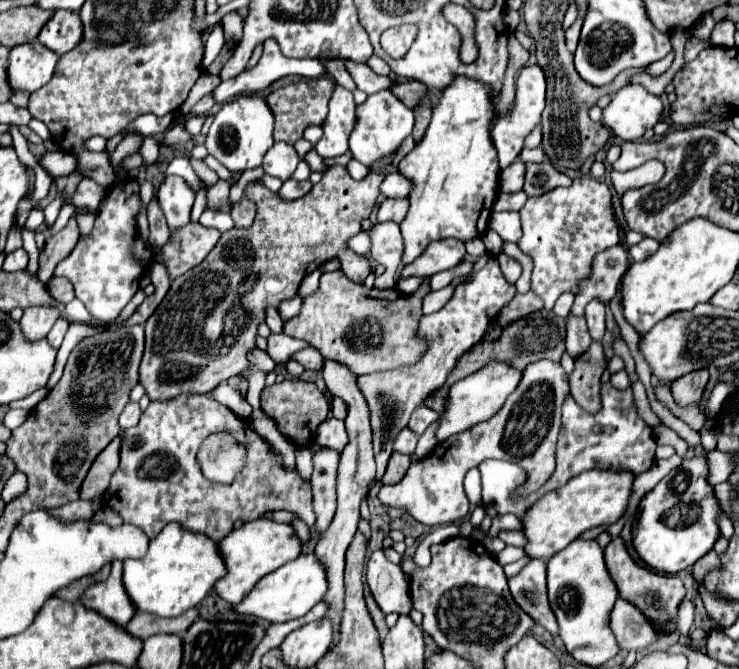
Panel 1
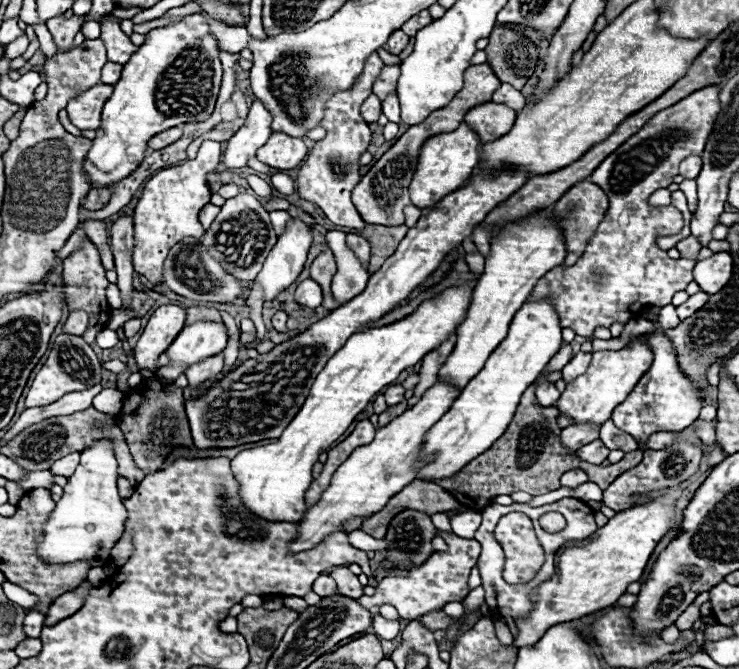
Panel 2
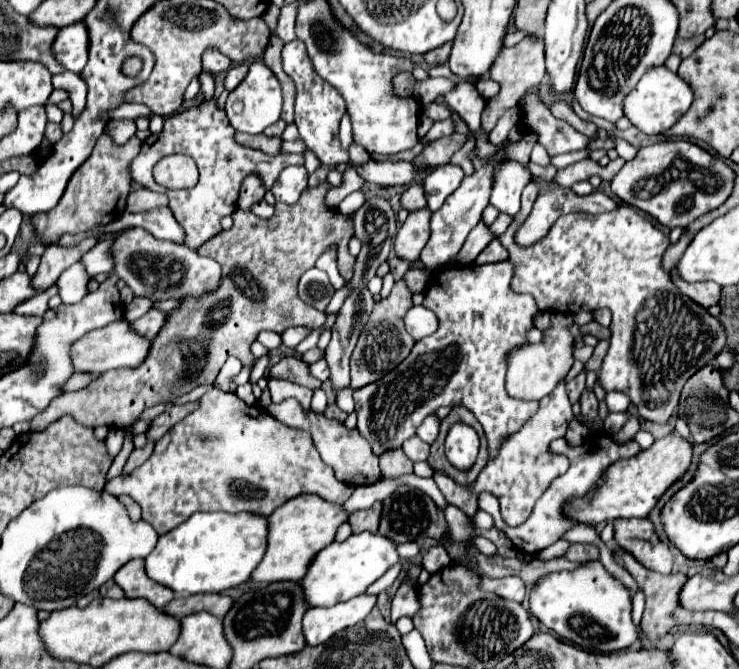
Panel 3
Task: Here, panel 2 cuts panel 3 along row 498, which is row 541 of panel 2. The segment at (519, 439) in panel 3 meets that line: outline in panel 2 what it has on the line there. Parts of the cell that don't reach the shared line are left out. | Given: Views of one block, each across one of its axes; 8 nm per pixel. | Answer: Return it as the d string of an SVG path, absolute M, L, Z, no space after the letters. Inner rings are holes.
M506 514L498 522L496 540L504 548L504 578L510 584L522 584L532 580L544 564L544 550L536 540L532 522L524 514ZM440 534L440 536L446 540L448 552L434 552L422 566L412 568L406 576L386 576L384 580L380 580L376 594L360 596L358 604L362 604L362 608L370 608L390 602L402 618L416 620L418 616L424 616L432 610L440 610L448 602L462 602L470 592L468 576L480 556L480 544L474 538L460 540L460 536L456 534Z

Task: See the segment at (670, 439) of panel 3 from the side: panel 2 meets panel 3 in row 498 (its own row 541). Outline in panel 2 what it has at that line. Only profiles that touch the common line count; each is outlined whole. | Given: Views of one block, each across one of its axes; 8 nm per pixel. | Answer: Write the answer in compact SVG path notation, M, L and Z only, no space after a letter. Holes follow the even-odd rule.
M652 500L648 504L618 512L608 520L606 526L598 528L586 540L568 542L558 556L556 574L530 592L534 608L524 620L516 620L518 636L514 638L514 646L522 648L536 644L548 628L560 622L578 620L616 604L616 600L626 592L626 586L640 580L650 554L654 552L660 538L668 532L672 516L674 504Z

